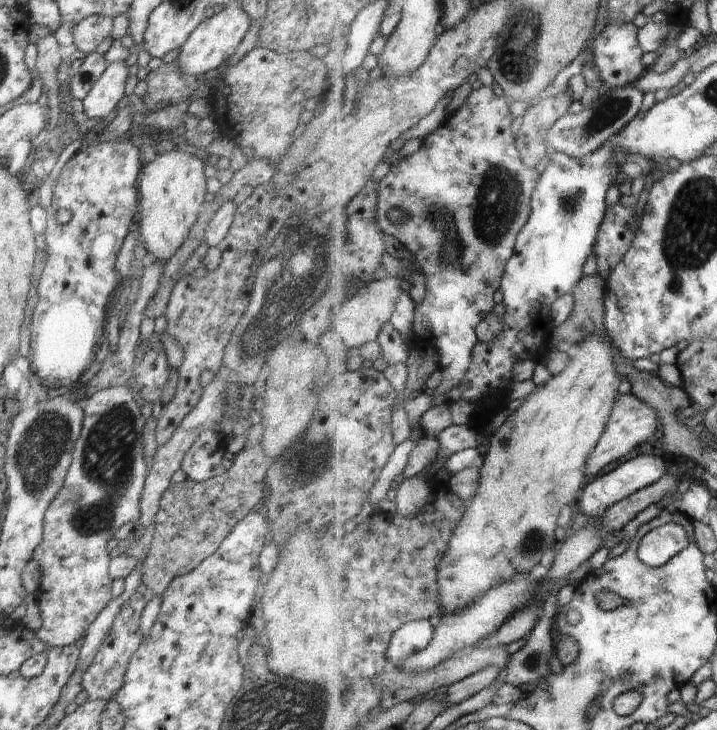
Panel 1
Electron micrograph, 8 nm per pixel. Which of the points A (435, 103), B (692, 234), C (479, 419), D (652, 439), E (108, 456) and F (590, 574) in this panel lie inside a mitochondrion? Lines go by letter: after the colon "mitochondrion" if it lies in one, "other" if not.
A: other
B: mitochondrion
C: other
D: other
E: mitochondrion
F: other

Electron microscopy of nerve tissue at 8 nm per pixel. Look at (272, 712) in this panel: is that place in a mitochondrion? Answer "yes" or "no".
yes

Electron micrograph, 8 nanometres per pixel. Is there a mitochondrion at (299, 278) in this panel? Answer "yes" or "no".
yes

